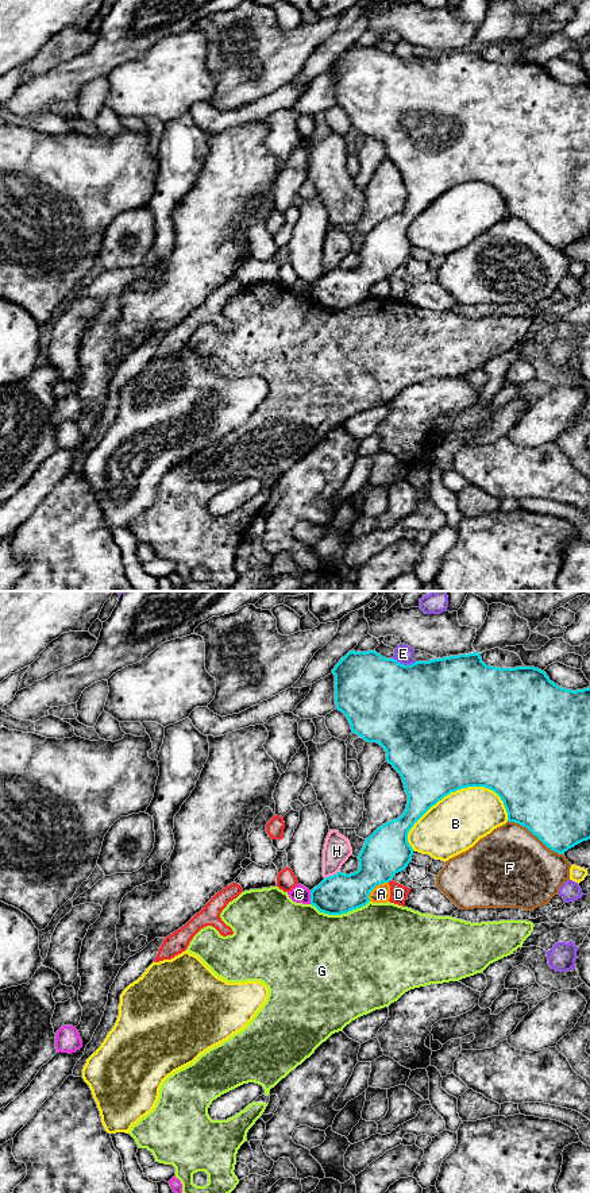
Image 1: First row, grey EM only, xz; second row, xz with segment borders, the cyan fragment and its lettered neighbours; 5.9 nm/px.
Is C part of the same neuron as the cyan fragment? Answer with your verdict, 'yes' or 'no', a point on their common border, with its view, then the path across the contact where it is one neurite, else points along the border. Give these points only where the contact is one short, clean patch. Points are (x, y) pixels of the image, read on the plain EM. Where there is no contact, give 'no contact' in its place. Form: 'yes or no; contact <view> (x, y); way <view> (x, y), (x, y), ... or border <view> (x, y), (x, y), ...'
no; contact xz (311, 293); border xz (309, 286), (311, 298)

